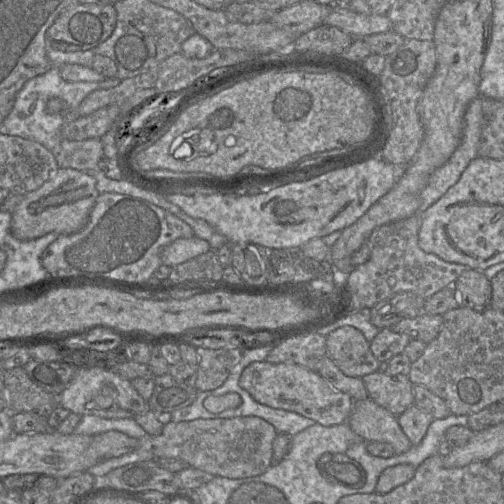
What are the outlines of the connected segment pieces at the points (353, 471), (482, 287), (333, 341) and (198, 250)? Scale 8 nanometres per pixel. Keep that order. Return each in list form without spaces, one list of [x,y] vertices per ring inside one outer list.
[[[325,453],[317,461],[320,474],[329,482],[348,488],[361,488],[366,481],[362,466],[345,453]]]
[[[466,269],[453,284],[459,296],[459,305],[475,311],[490,306],[491,285],[483,271]]]
[[[342,326],[326,336],[327,355],[347,376],[362,378],[381,369],[363,333],[352,326]]]
[[[197,236],[179,238],[162,248],[161,263],[169,267],[174,267],[210,250],[210,244]]]

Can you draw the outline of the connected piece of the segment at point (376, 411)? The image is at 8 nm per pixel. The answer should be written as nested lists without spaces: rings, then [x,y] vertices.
[[[369,397],[353,402],[347,422],[353,432],[365,442],[390,444],[395,451],[395,455],[407,452],[412,446],[401,429],[397,416]]]

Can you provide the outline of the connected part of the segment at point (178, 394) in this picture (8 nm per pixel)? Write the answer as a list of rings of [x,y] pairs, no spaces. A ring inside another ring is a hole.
[[[169,373],[154,378],[155,387],[148,401],[154,412],[169,412],[189,406],[195,400],[198,390],[176,381]]]

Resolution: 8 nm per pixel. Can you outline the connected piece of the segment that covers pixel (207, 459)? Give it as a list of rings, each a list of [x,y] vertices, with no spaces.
[[[256,416],[170,421],[160,435],[151,436],[151,452],[156,459],[179,459],[214,476],[248,478],[261,475],[273,464],[273,441],[277,434],[270,423]]]

